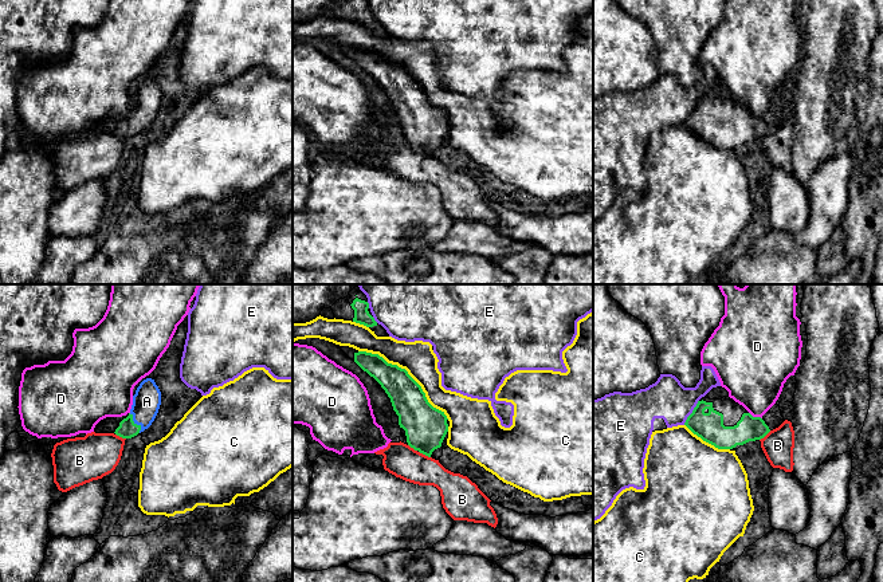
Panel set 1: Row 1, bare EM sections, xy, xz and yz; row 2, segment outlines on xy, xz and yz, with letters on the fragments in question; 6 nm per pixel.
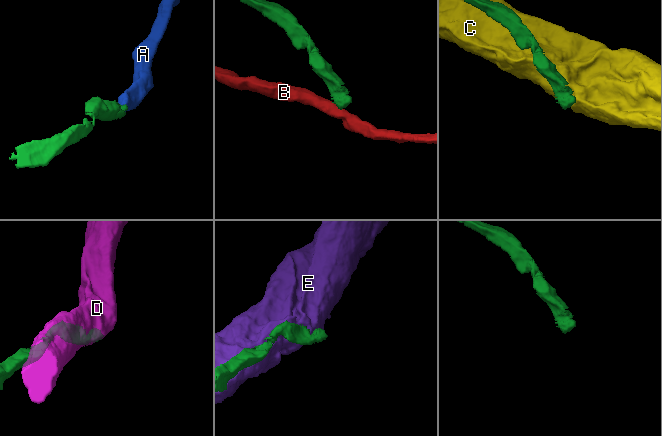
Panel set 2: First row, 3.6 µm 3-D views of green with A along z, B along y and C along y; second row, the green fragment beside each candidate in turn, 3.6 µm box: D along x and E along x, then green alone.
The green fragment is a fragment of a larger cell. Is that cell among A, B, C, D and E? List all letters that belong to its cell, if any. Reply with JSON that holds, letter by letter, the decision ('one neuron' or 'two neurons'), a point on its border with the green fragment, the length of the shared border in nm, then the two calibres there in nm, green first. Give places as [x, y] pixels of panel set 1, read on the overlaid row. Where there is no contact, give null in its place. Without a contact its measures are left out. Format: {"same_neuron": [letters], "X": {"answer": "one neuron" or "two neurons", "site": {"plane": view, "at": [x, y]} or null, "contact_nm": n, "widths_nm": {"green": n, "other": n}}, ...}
{"same_neuron": ["A"], "A": {"answer": "one neuron", "site": {"plane": "xy", "at": [136, 424]}, "contact_nm": 140, "widths_nm": {"green": 110, "other": 170}}, "B": {"answer": "two neurons", "site": {"plane": "xz", "at": [424, 453]}, "contact_nm": 80, "widths_nm": {"green": 260, "other": 200}}, "C": {"answer": "two neurons", "site": {"plane": "xz", "at": [407, 373]}, "contact_nm": 700, "widths_nm": {"green": 220, "other": 200}}, "D": {"answer": "two neurons", "site": {"plane": "yz", "at": [756, 417]}, "contact_nm": 90, "widths_nm": {"green": 150, "other": 360}}, "E": {"answer": "two neurons", "site": {"plane": "yz", "at": [693, 412]}, "contact_nm": 180, "widths_nm": {"green": 170, "other": 240}}}

